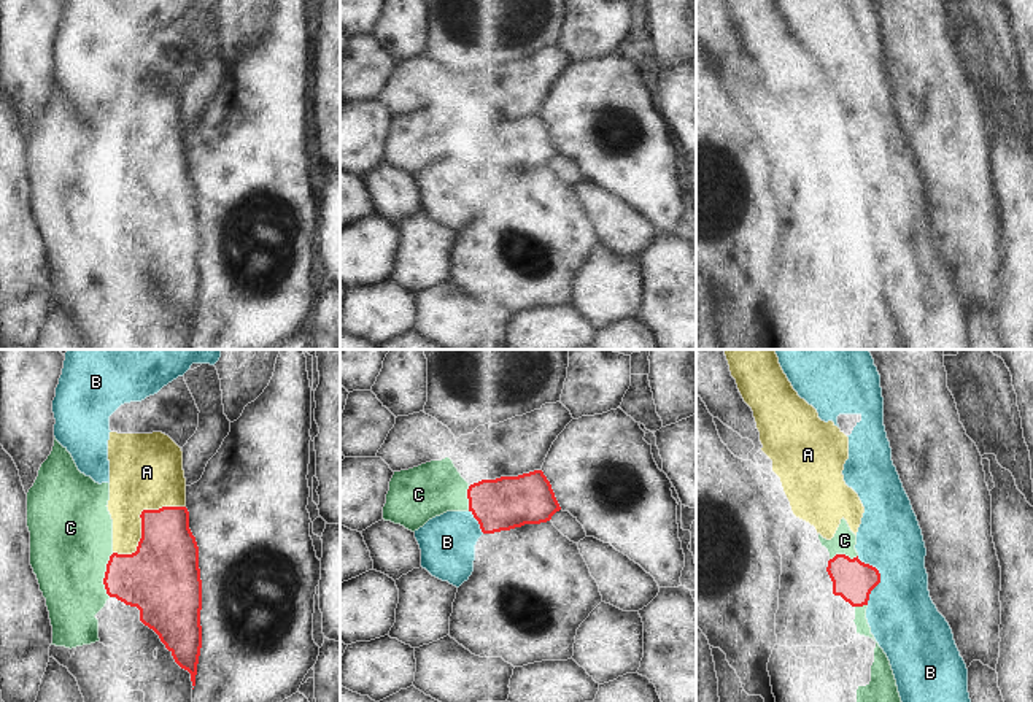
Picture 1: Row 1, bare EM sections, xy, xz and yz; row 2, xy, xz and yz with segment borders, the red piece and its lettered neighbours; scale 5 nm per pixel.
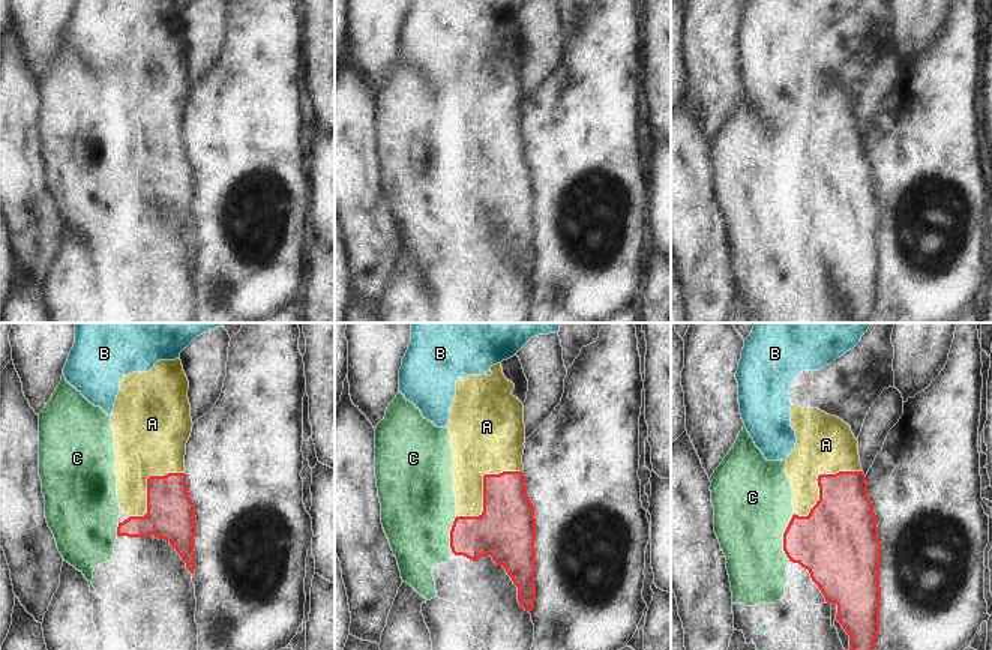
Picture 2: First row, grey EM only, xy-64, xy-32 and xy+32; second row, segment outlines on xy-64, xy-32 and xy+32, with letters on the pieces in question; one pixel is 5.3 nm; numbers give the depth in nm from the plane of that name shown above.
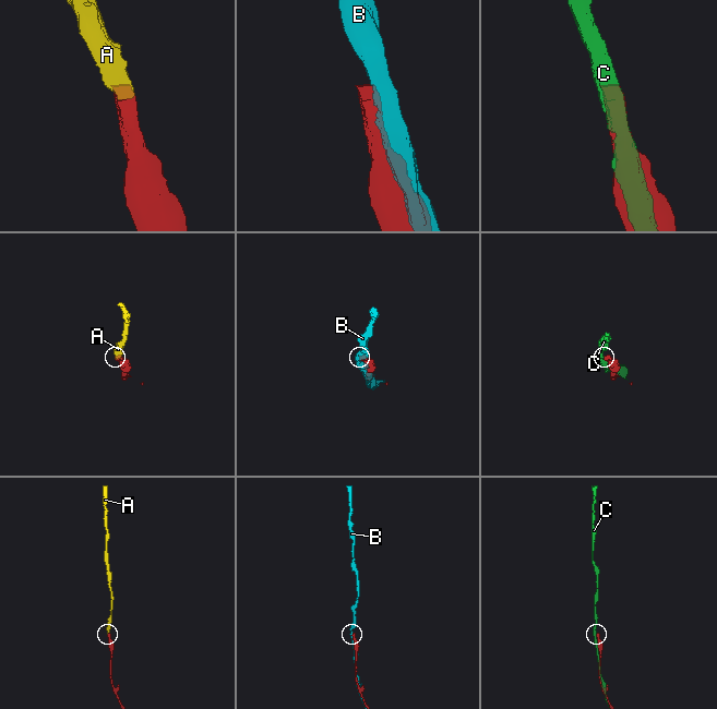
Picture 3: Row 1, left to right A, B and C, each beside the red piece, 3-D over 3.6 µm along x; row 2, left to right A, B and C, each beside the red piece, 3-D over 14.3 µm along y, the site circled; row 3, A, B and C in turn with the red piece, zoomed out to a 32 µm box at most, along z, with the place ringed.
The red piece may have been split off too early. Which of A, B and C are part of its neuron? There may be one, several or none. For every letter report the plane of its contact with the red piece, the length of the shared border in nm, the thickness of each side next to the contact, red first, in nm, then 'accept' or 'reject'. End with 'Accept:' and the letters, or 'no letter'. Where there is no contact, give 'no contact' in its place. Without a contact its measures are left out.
A: meets red in xy; contact 440 nm long; 340 nm thick on the red side, 360 nm on the other; accept
B: meets red in yz; contact 260 nm long; 200 nm thick on the red side, 340 nm on the other; reject
C: meets red in xy; contact 220 nm long; 340 nm thick on the red side, 420 nm on the other; reject
Accept: A

